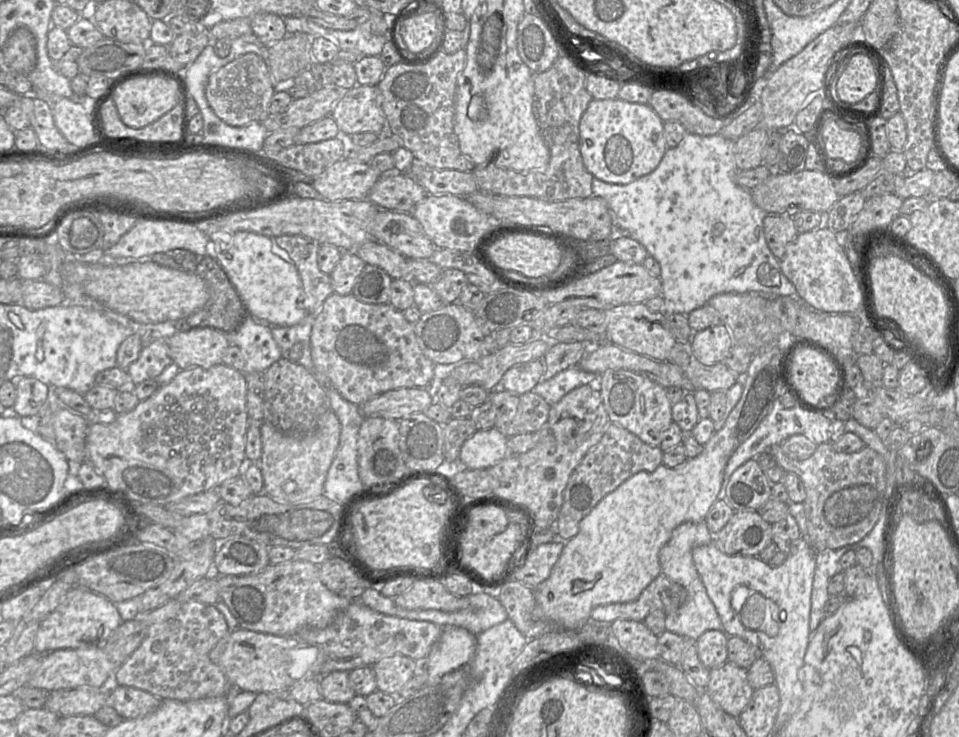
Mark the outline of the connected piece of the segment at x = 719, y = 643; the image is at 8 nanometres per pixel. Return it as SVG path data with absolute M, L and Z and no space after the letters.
M708 630L696 640L698 657L705 667L716 668L728 661L728 637L724 630Z

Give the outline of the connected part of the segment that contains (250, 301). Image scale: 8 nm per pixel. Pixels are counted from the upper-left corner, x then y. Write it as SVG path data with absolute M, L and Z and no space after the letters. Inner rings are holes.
M247 231L206 232L210 239L210 255L217 260L238 292L247 315L267 322L269 326L293 326L308 316L303 306L303 286L299 273L287 253L272 246L271 238Z

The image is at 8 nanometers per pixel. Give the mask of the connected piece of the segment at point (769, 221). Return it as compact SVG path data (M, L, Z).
M768 214L764 219L763 228L770 251L777 259L783 259L787 246L798 235L792 216Z

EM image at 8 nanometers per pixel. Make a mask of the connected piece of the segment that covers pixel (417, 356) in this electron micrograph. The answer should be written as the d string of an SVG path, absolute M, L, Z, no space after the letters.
M350 293L331 294L313 316L310 335L311 357L315 369L325 375L331 385L347 401L358 406L371 398L399 388L428 388L434 381L435 363L422 352L414 330L403 312L387 304L366 304Z

